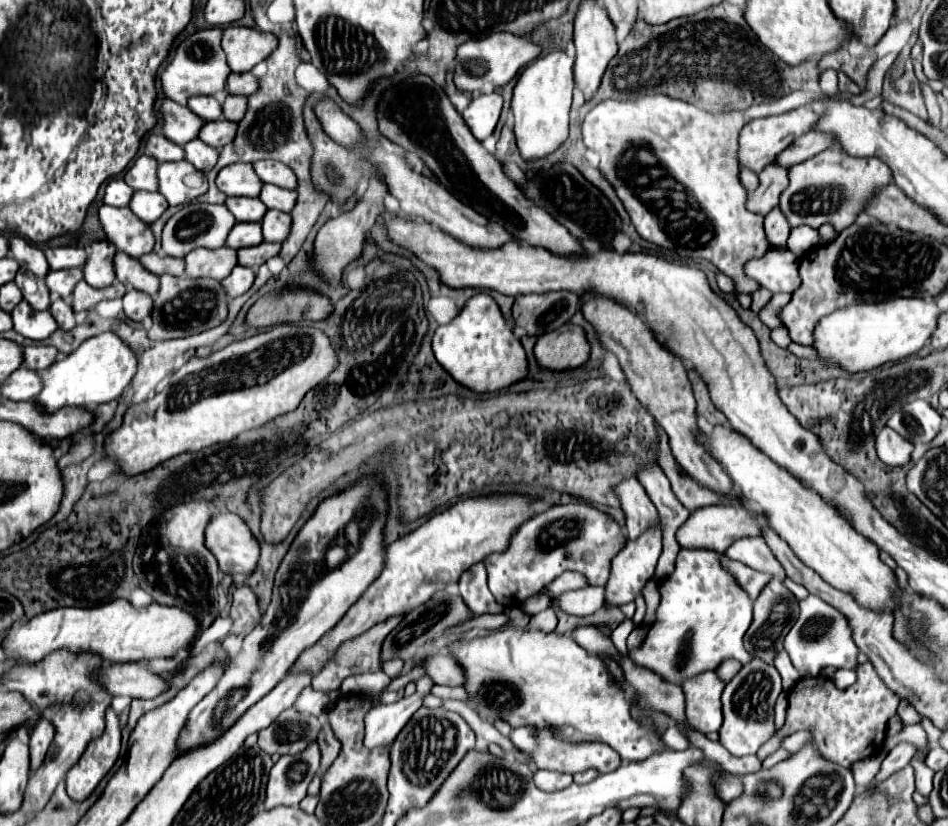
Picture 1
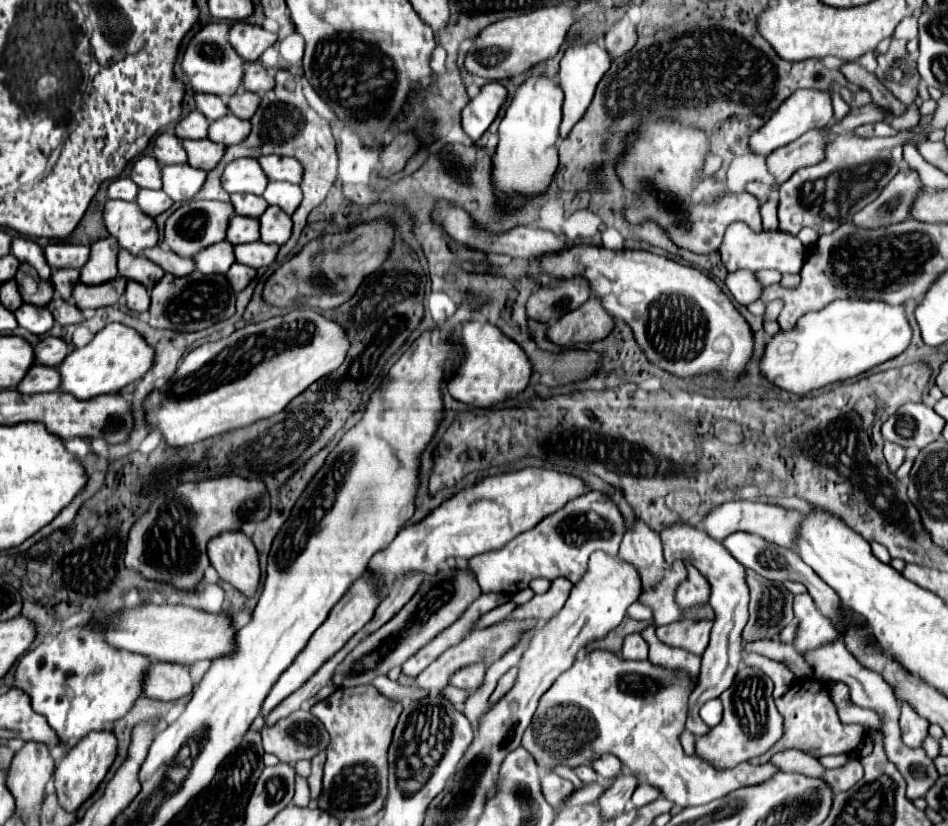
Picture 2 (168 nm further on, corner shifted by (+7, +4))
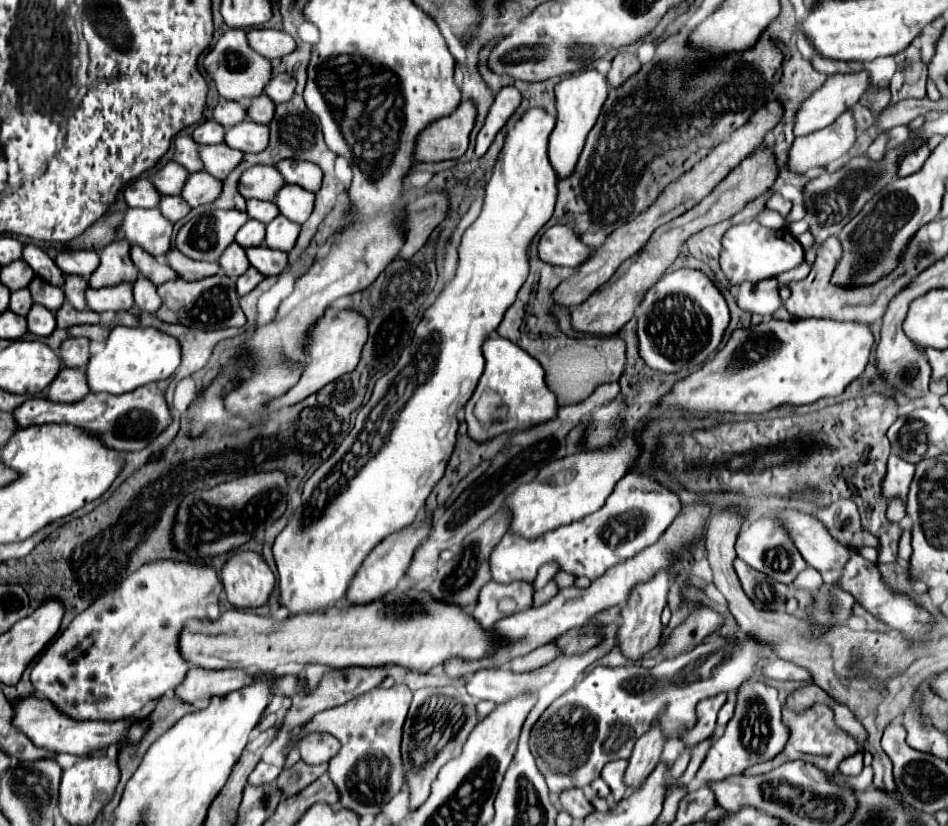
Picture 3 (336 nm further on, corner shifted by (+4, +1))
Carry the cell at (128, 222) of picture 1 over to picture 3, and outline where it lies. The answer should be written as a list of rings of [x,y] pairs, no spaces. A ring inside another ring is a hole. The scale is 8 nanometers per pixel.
[[[127,208],[123,214],[121,230],[129,244],[145,248],[151,256],[161,256],[171,246],[173,222],[165,220],[159,208]]]

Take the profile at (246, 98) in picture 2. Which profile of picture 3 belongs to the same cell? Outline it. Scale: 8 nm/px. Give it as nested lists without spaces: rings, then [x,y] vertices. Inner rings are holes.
[[[261,94],[261,96],[255,96],[253,100],[249,100],[249,106],[247,106],[247,118],[257,122],[257,124],[269,124],[269,120],[273,118],[273,112],[275,112],[275,104],[269,100],[269,96]]]

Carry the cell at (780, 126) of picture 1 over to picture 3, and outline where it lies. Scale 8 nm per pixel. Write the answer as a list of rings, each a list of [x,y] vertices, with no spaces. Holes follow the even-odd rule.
[[[859,72],[859,74],[835,74],[835,76],[829,76],[827,82],[817,88],[817,92],[813,92],[807,100],[801,102],[797,114],[795,114],[795,126],[793,126],[793,134],[795,138],[799,136],[807,136],[807,134],[813,134],[829,124],[835,122],[835,118],[839,114],[843,114],[847,108],[851,108],[853,104],[859,102],[861,94],[867,90],[869,86],[869,72]]]

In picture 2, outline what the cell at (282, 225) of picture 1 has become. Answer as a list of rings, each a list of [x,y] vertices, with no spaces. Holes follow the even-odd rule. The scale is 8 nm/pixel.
[[[268,207],[260,217],[260,235],[264,243],[284,245],[292,235],[292,219],[278,207]]]

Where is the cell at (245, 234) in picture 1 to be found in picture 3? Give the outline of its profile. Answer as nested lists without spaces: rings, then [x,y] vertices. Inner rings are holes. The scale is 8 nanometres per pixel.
[[[247,220],[245,226],[239,228],[235,242],[243,248],[249,248],[249,246],[261,246],[263,238],[265,238],[265,224],[261,224],[259,220]]]

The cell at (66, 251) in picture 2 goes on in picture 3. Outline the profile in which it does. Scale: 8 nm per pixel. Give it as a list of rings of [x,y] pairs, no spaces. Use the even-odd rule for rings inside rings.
[[[65,250],[55,256],[55,264],[65,274],[79,274],[89,278],[99,264],[99,256],[95,250]]]

